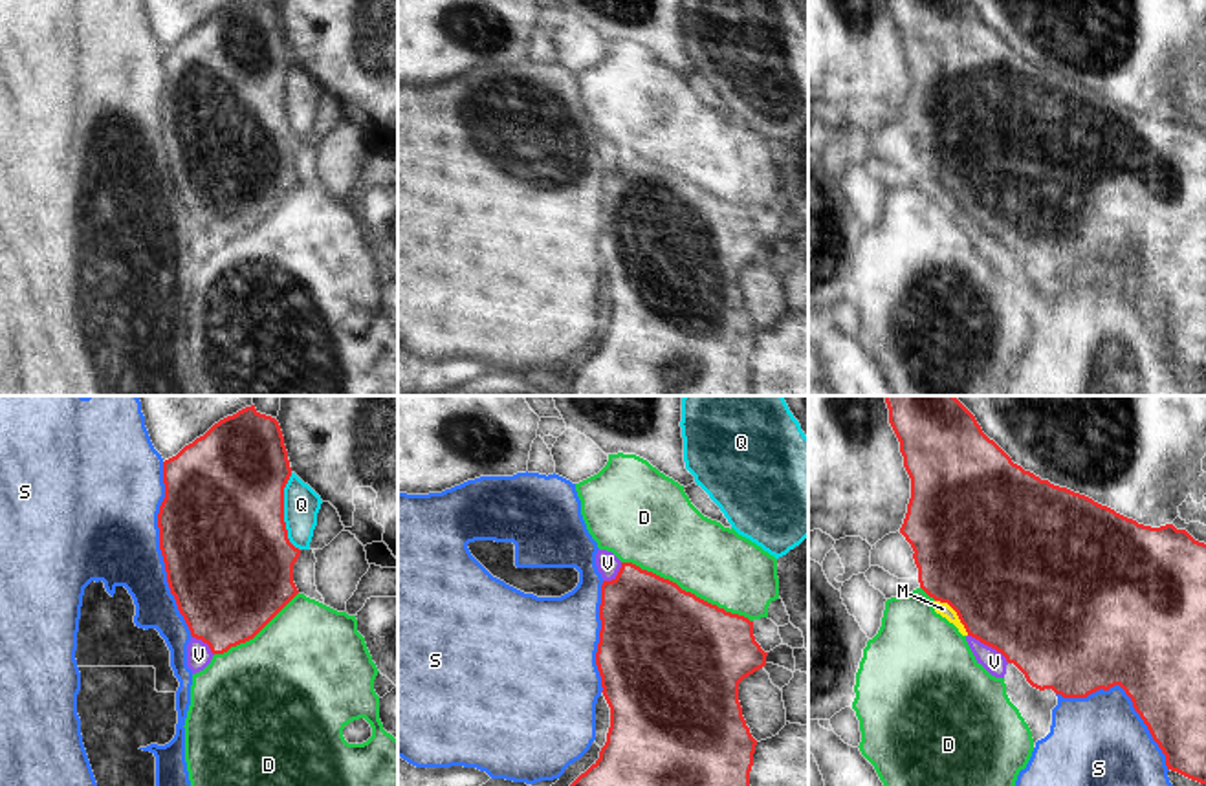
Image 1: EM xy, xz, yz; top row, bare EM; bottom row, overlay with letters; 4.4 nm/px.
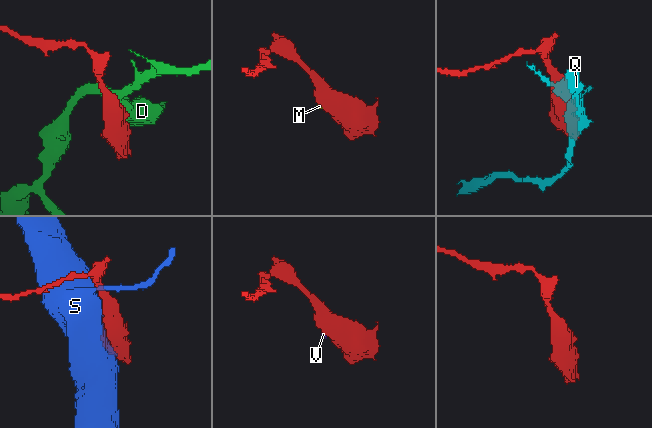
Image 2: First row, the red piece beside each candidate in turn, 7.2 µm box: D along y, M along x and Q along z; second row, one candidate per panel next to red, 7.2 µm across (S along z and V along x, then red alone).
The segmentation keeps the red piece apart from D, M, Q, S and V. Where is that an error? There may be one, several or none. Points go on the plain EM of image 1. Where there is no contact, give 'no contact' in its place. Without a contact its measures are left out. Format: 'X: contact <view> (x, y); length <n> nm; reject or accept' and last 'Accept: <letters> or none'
D: contact xz (688, 182); length 650 nm; reject
M: contact yz (957, 204); length 220 nm; reject
Q: contact xy (283, 101); length 340 nm; reject
S: contact xy (160, 138); length 800 nm; reject
V: contact yz (988, 235); length 220 nm; reject
Accept: none

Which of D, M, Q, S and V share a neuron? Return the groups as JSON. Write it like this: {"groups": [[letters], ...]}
{"groups": [["D"], ["M", "V"], ["Q"], ["S"]]}

